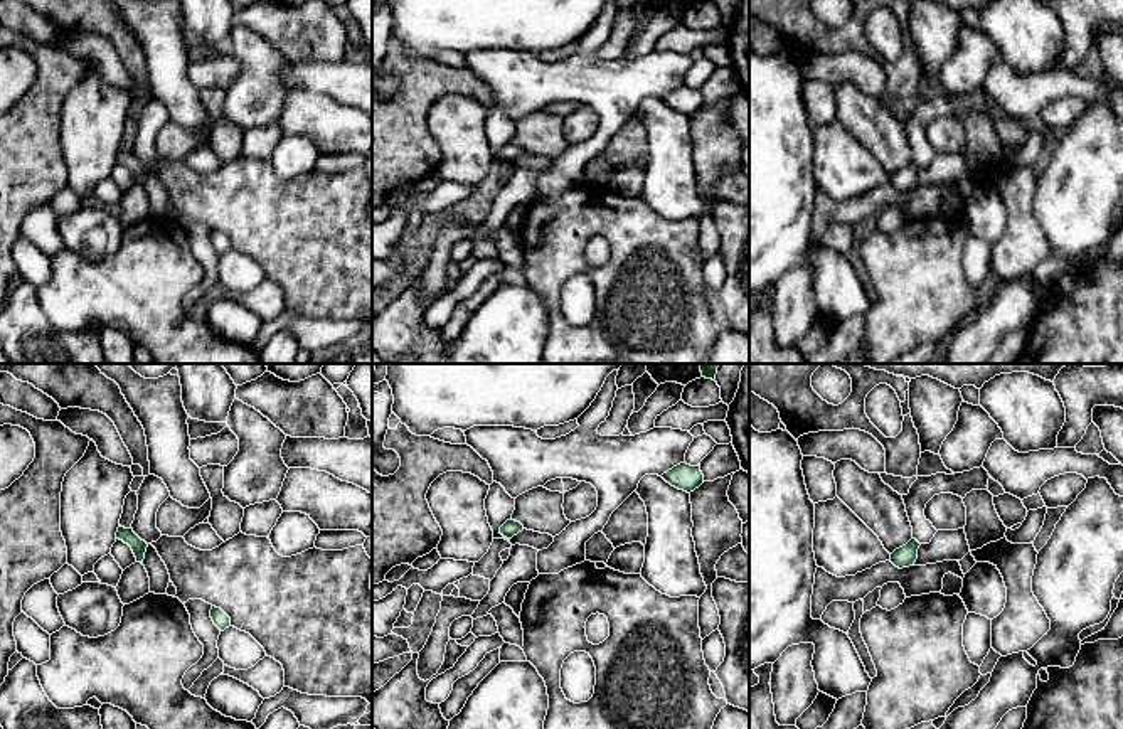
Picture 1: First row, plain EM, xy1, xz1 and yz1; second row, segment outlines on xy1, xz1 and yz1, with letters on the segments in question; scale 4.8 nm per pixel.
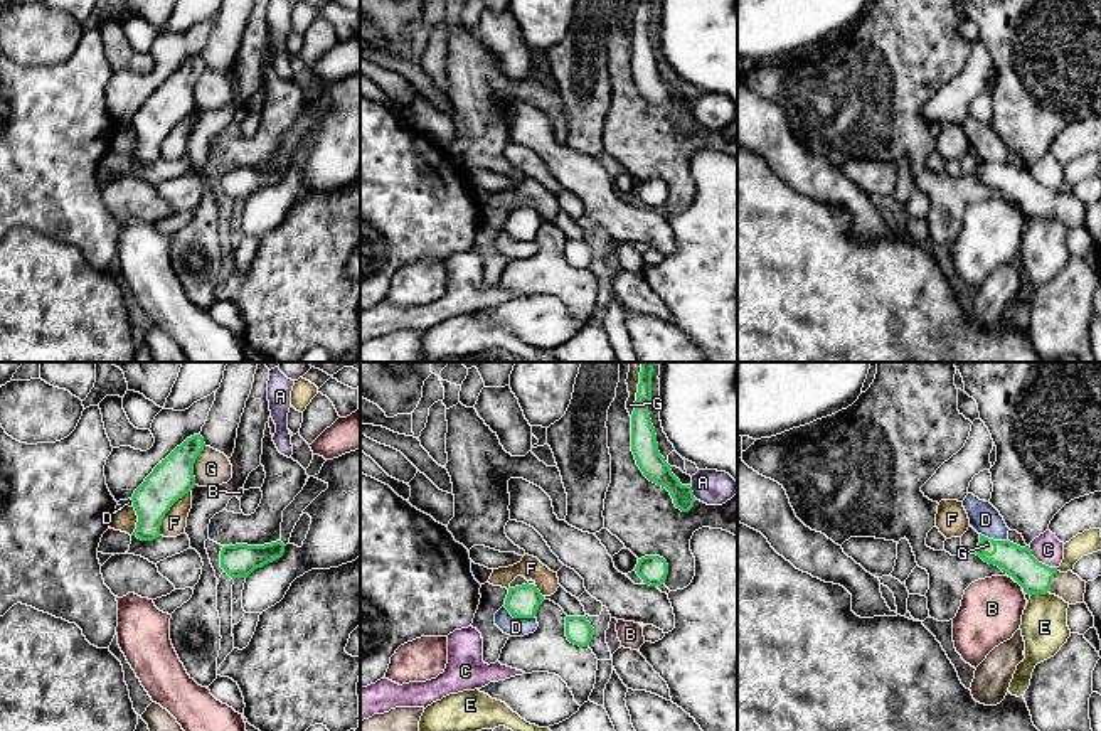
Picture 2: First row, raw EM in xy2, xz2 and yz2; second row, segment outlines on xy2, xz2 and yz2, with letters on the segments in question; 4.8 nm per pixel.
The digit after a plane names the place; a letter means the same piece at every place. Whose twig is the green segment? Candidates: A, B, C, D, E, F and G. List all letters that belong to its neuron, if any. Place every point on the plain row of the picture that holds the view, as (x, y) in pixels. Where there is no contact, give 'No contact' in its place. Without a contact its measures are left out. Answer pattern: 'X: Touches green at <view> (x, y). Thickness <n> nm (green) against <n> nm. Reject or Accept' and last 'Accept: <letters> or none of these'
A: Touches green at xz2 (692, 115). Thickness 120 nm (green) against 170 nm. Reject
B: Touches green at yz2 (1021, 208). Thickness 150 nm (green) against 300 nm. Reject
C: Touches green at yz2 (1041, 186). Thickness 150 nm (green) against 140 nm. Reject
D: Touches green at xz2 (519, 240). Thickness 160 nm (green) against 100 nm. Reject
E: Touches green at yz2 (1037, 216). Thickness 150 nm (green) against 220 nm. Reject
F: Touches green at xy2 (169, 132). Thickness 190 nm (green) against 120 nm. Reject
G: Touches green at xy2 (192, 88). Thickness 190 nm (green) against 170 nm. Accept
Accept: G

